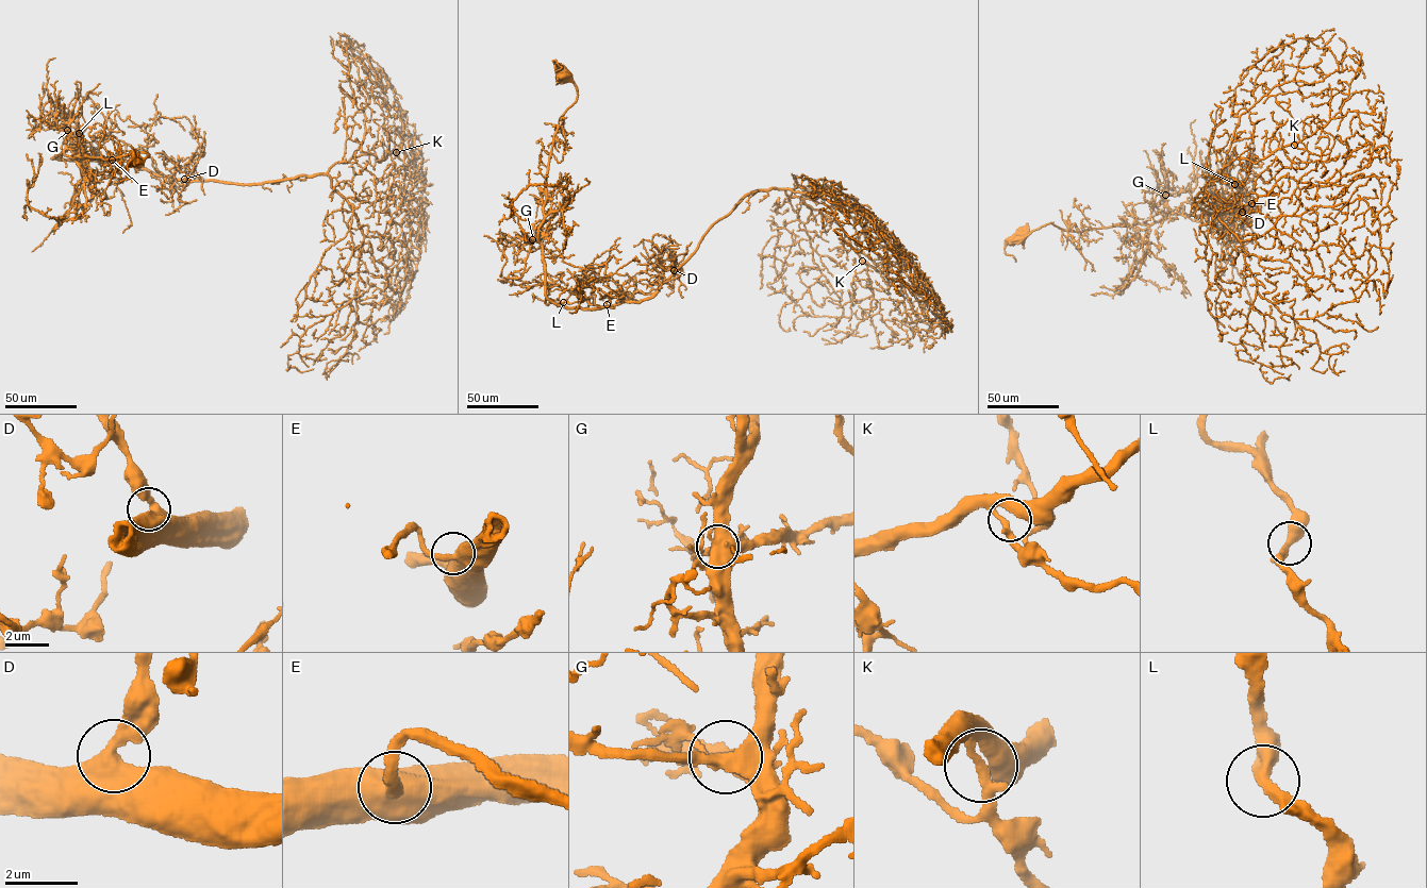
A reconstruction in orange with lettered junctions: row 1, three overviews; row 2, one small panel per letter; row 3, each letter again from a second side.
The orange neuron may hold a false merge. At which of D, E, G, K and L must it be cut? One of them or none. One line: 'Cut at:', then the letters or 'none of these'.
Cut at: none of these

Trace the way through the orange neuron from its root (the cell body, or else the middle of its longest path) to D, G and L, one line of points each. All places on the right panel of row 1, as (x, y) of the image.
D: (1022, 238), (1050, 223), (1083, 232), (1152, 224), (1172, 214), (1227, 215), (1256, 201), (1260, 205), (1242, 212)
G: (1022, 238), (1050, 223), (1083, 232), (1118, 225), (1152, 224), (1168, 213), (1165, 195)
L: (1022, 238), (1050, 223), (1083, 232), (1152, 224), (1172, 214), (1237, 214), (1253, 205), (1241, 199), (1234, 184)

